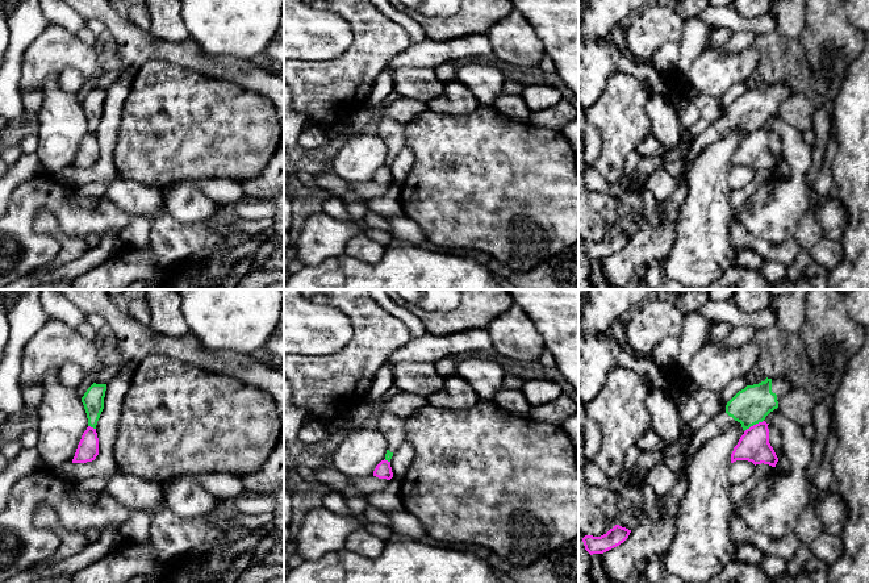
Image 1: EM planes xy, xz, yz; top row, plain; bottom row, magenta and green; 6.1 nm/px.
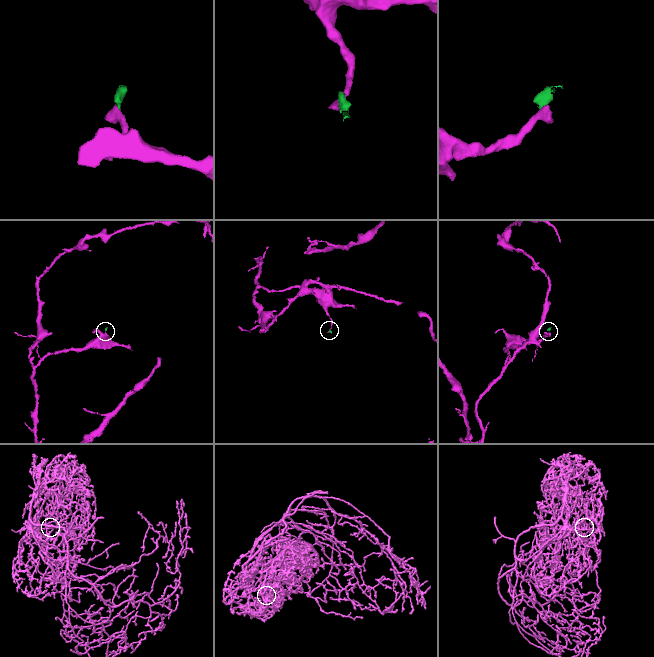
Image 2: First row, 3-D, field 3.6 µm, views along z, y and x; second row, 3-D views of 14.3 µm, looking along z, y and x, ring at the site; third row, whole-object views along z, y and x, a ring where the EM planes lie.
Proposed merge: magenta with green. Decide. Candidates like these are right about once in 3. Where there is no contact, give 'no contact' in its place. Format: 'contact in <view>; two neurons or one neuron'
contact in yz; two neurons

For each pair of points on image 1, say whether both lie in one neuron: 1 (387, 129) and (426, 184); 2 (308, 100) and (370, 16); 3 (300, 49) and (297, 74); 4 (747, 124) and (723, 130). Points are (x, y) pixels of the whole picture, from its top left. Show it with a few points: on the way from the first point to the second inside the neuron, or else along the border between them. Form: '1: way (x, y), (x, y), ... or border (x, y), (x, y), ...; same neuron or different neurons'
1: border (404, 125), (406, 144); different neurons
2: way (329, 82), (370, 41), (370, 37); same neuron
3: border (297, 59), (330, 61); different neurons
4: way (742, 122), (731, 122), (728, 125); same neuron

